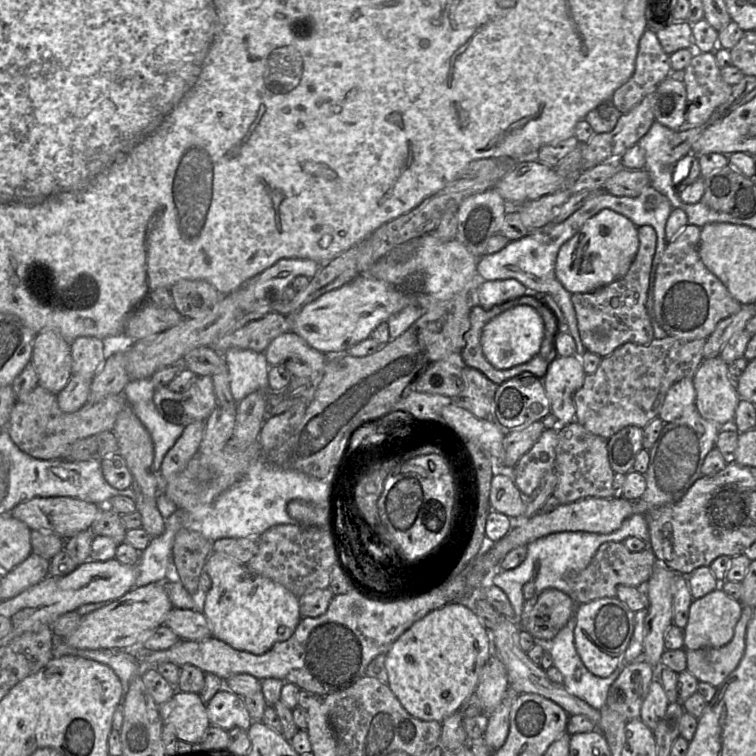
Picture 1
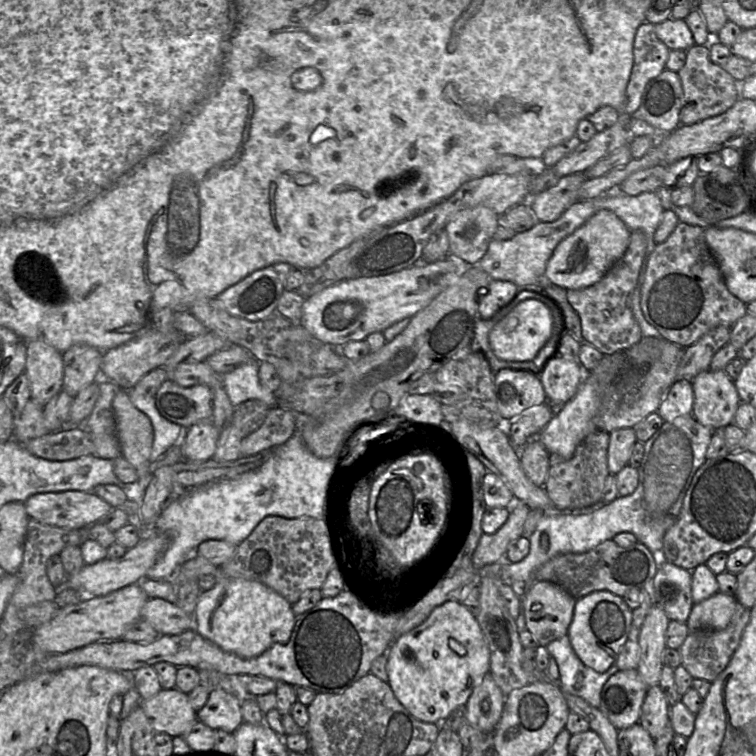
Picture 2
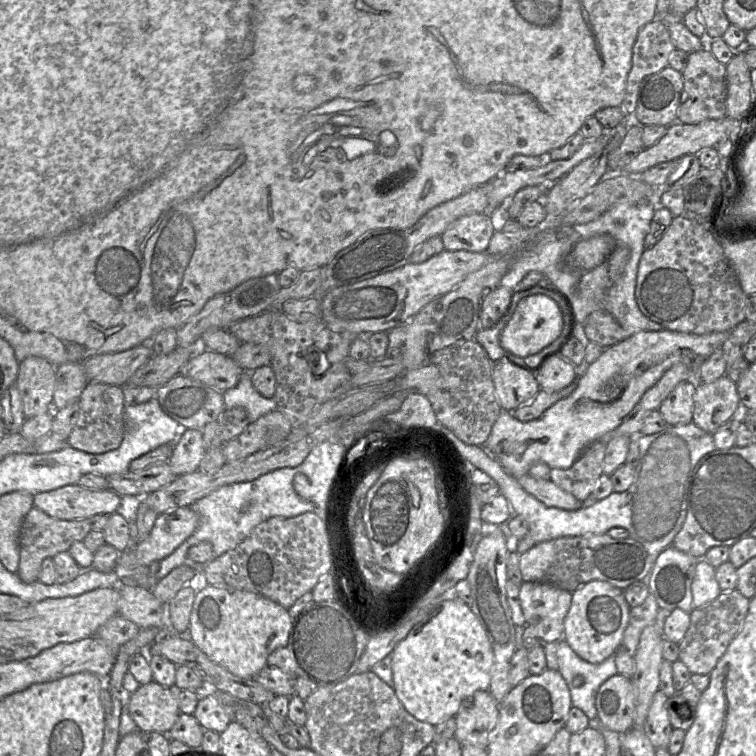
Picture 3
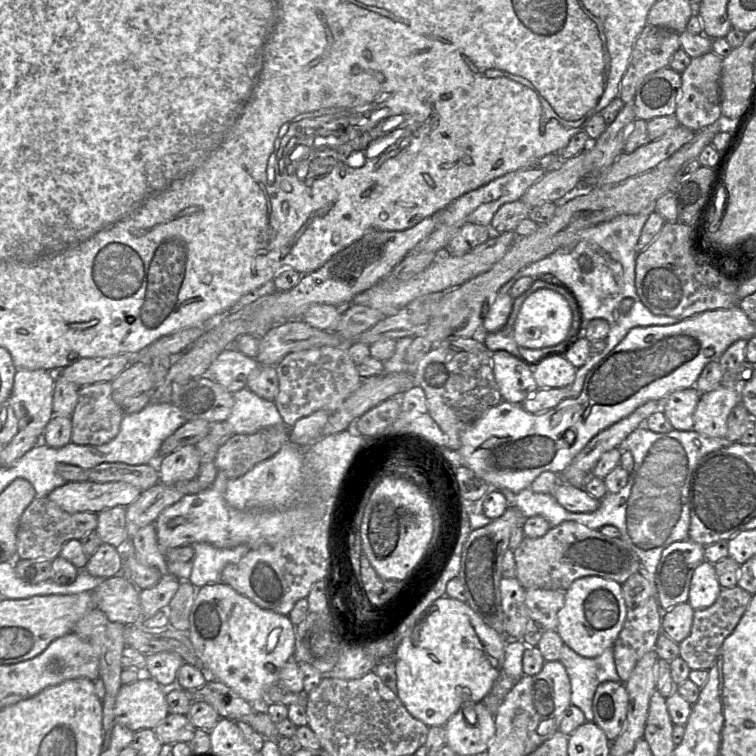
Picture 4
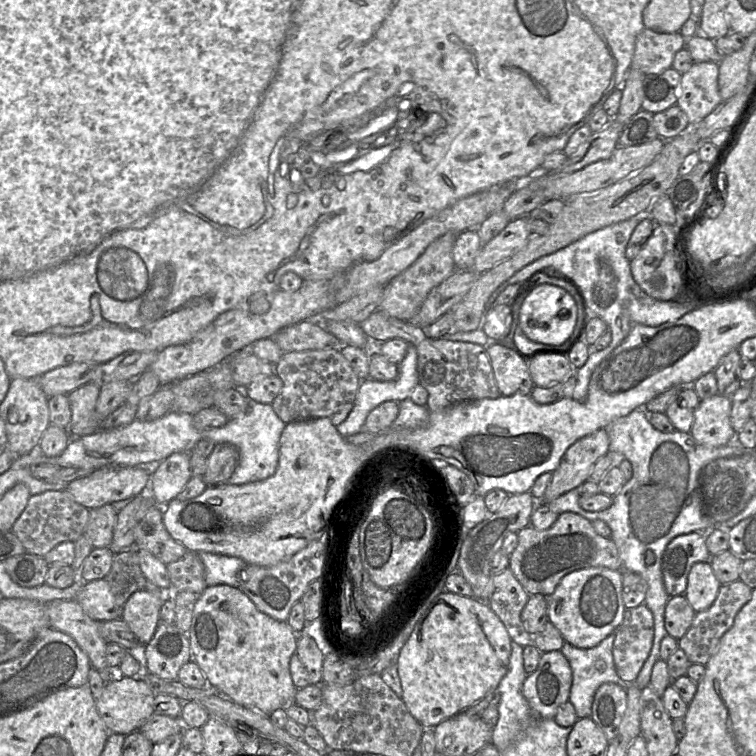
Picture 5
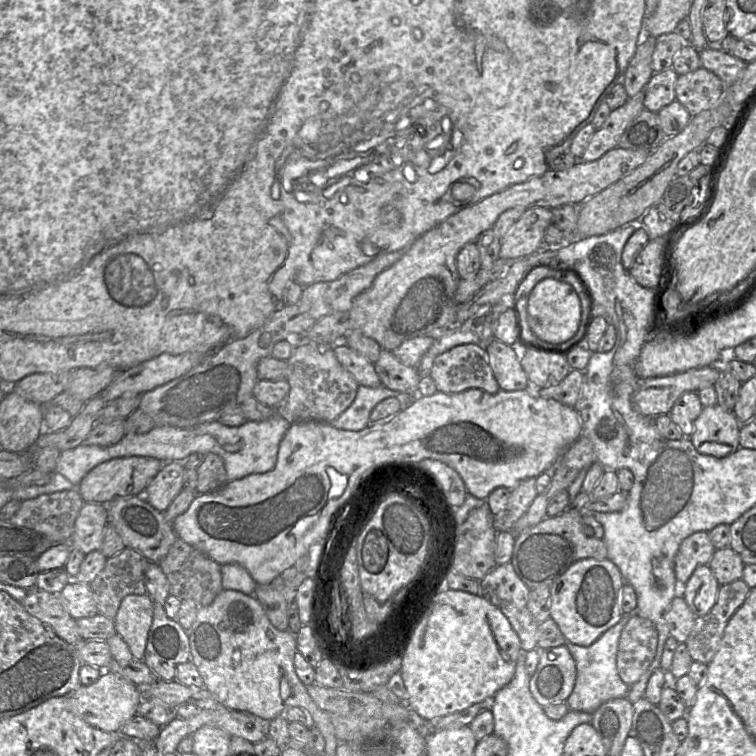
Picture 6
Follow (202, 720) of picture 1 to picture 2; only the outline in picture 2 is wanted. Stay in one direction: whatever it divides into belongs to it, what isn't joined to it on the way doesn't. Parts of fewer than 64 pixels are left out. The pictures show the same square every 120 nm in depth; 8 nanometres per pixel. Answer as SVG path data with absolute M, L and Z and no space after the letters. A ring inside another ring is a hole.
M176 687L161 689L152 697L141 699L140 706L153 730L171 737L183 735L199 721L188 695Z

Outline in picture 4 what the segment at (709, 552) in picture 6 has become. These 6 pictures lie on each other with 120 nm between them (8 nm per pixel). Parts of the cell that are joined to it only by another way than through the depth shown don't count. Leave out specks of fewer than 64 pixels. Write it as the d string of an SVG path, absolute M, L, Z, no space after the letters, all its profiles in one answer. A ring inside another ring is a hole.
M690 539L666 547L657 566L656 597L662 610L688 602L693 572L704 557L705 546Z

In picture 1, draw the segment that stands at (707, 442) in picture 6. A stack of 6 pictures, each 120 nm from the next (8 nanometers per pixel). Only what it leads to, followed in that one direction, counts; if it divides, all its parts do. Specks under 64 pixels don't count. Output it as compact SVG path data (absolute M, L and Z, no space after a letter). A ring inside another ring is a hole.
M720 356L703 359L692 382L695 389L695 406L699 414L719 427L733 427L740 397L736 384L730 381L728 364Z

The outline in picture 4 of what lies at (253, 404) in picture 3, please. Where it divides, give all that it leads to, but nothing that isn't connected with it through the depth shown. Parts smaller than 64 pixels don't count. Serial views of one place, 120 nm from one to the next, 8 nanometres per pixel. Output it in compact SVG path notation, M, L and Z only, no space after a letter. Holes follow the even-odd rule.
M247 387L233 393L234 406L226 421L233 427L235 434L253 434L257 431L274 425L283 425L284 421L274 403L265 400Z

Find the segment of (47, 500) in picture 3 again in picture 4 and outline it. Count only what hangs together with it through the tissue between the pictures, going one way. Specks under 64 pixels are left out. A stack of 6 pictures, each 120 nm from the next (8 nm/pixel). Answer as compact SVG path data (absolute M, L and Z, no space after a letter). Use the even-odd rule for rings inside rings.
M67 482L54 489L47 498L68 513L100 513L113 507L127 507L142 493L125 482Z

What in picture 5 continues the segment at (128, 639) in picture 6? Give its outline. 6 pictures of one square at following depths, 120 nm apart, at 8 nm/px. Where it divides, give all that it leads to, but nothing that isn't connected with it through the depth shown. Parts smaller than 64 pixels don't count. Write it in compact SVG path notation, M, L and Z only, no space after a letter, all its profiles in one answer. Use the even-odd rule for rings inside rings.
M143 589L134 592L123 605L121 619L142 645L151 640L160 622L160 608L172 594L172 590L154 593Z

